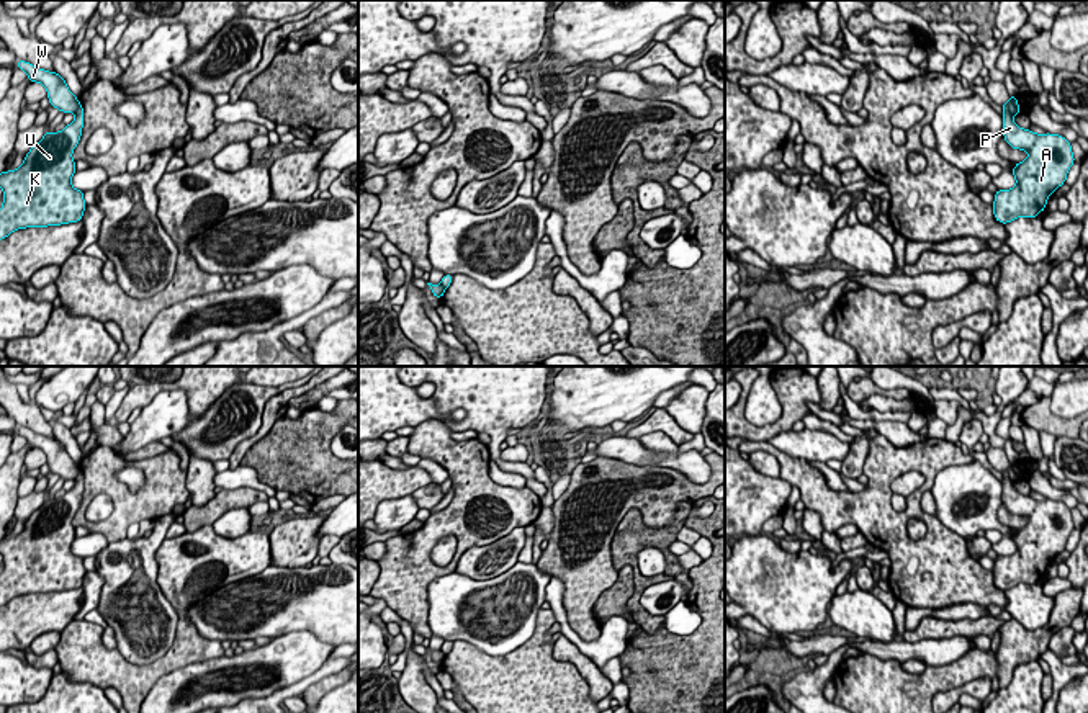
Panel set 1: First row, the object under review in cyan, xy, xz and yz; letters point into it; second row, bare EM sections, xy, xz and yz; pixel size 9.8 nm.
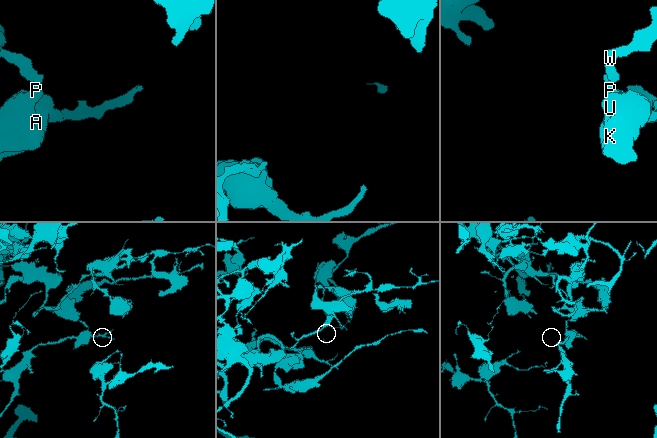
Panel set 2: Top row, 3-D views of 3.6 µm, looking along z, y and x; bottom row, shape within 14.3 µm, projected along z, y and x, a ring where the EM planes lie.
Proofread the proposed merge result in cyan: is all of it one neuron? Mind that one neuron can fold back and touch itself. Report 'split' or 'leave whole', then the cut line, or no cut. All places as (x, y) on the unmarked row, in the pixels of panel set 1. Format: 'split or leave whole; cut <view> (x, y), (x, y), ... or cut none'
split; cut yz (1007, 470), (1011, 481)

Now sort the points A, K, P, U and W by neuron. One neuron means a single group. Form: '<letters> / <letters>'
A K P U / W

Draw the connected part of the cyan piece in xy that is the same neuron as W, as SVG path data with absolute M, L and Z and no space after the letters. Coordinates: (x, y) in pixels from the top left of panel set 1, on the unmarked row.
M16 427L16 433L26 438L26 443L31 446L31 450L38 448L44 451L51 473L62 479L77 479L80 468L69 456L62 442L34 433L26 427Z

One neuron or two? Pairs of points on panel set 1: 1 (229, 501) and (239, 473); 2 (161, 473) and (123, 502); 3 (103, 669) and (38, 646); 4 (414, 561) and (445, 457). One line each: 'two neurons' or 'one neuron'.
1: two neurons
2: one neuron
3: two neurons
4: one neuron

